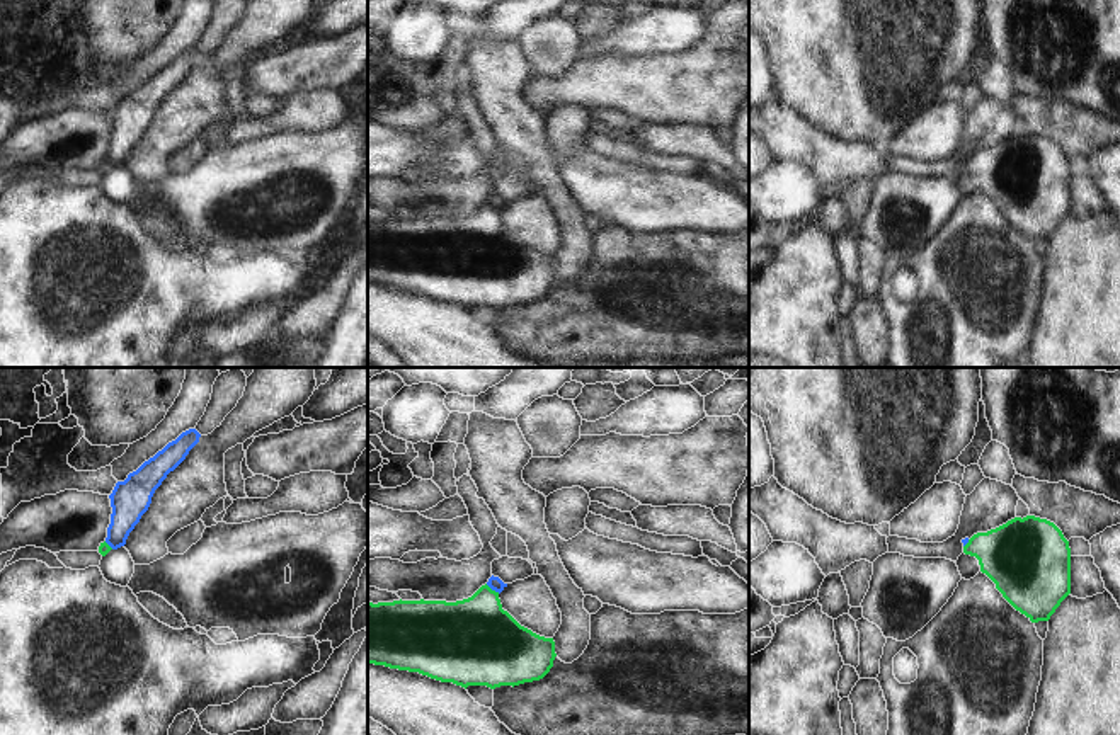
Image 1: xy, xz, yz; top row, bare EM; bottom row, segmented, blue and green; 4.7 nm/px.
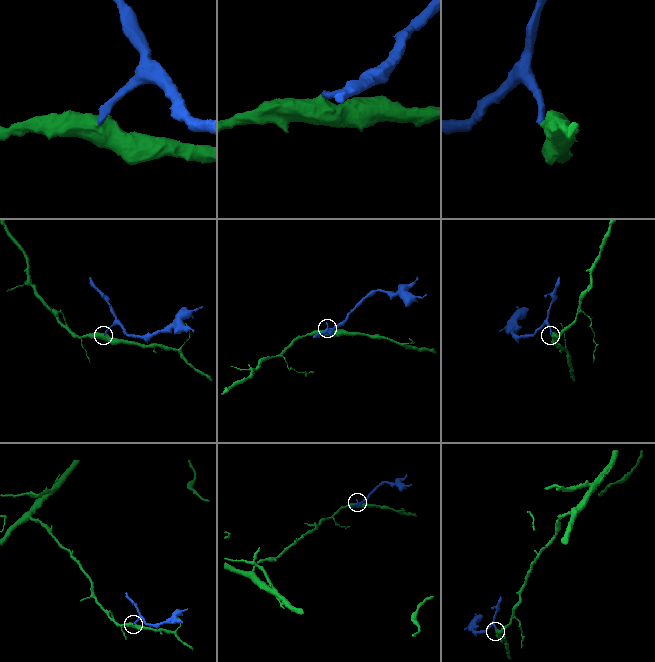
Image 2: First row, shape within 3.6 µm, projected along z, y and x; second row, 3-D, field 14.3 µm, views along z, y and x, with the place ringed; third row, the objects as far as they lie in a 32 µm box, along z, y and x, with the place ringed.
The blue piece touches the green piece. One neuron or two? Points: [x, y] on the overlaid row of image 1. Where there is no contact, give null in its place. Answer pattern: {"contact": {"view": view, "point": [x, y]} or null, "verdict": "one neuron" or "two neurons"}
{"contact": {"view": "xz", "point": [492, 589]}, "verdict": "two neurons"}

